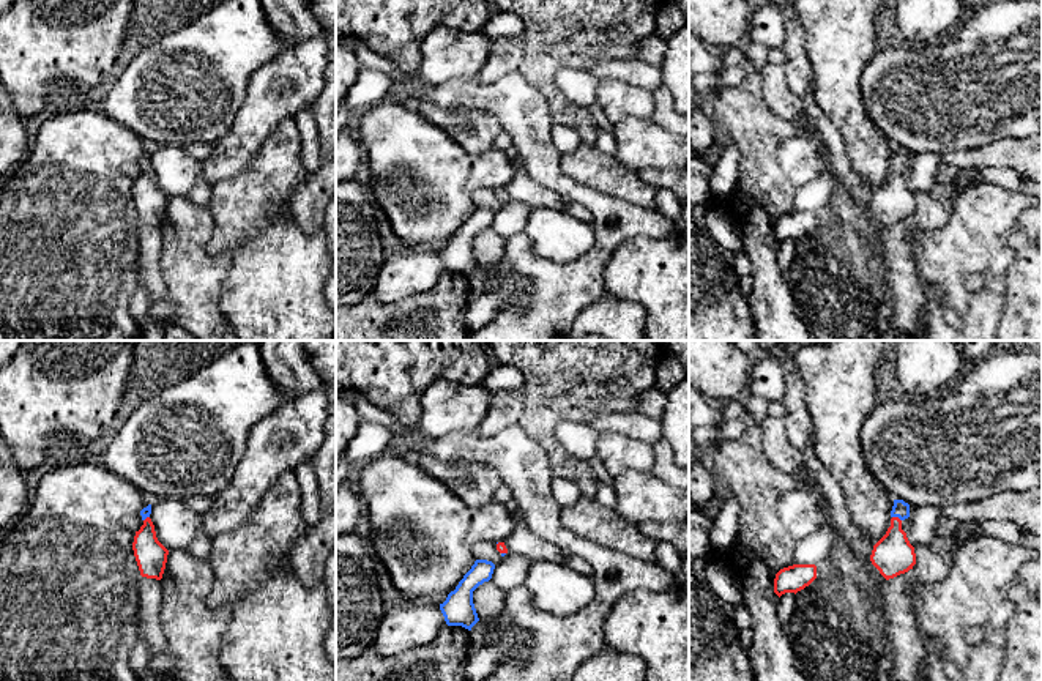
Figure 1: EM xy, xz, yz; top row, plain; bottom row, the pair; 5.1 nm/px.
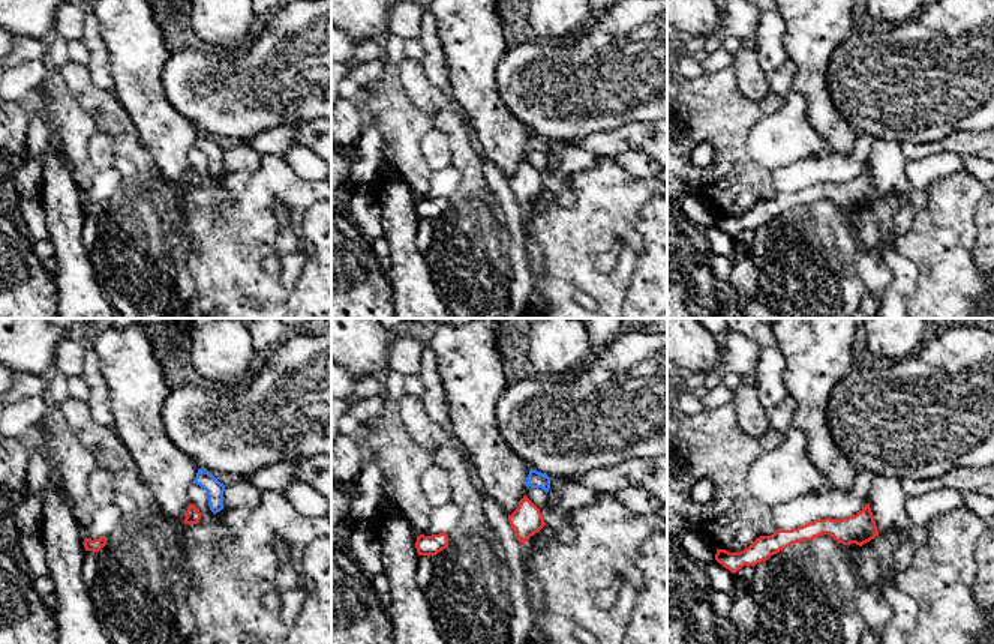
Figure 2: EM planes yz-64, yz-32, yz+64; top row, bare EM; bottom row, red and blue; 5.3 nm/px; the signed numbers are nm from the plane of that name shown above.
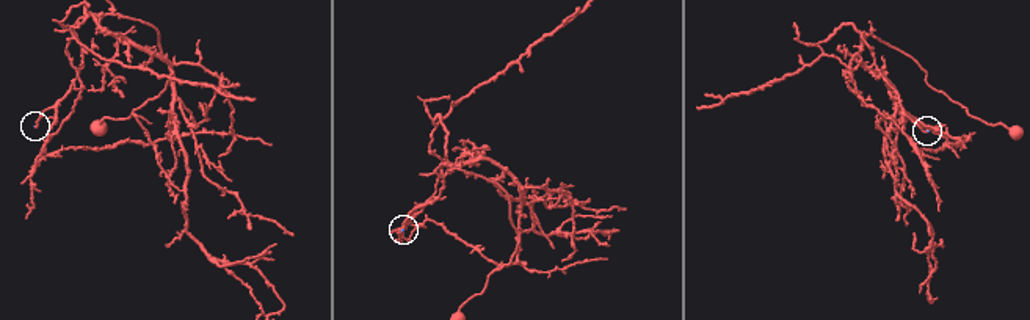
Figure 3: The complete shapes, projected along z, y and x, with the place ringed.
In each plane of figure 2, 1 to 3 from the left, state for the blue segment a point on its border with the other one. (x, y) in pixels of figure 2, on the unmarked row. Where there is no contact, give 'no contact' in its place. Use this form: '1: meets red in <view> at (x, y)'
1: no contact
2: no contact
3: no contact

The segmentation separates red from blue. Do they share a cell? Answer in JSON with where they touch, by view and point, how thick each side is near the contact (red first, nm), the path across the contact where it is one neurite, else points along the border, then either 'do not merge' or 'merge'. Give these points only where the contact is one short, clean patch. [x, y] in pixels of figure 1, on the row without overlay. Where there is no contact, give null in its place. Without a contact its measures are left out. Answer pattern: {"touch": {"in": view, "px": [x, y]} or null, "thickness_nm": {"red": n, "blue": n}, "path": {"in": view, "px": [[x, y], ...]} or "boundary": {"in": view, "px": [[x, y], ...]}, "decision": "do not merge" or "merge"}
{"touch": {"in": "yz", "px": [897, 164]}, "thickness_nm": {"red": 200, "blue": 90}, "path": {"in": "yz", "px": [[893, 202], [897, 164], [900, 156]]}, "decision": "merge"}

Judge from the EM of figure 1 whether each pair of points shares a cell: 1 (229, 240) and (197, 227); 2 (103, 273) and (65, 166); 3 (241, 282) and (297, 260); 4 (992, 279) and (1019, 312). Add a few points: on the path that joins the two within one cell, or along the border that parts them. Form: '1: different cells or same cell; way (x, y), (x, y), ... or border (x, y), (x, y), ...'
1: different cells; border (207, 208), (213, 223), (208, 251), (230, 256)
2: same cell; way (76, 246), (68, 238), (68, 193)
3: same cell; way (256, 282), (271, 282), (282, 271)
4: different cells; border (1012, 260), (1006, 278), (1006, 306), (998, 323)

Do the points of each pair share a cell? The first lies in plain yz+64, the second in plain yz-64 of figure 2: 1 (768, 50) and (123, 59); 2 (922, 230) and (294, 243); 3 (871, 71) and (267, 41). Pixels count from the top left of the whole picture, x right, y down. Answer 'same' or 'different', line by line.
1: different
2: different
3: same

